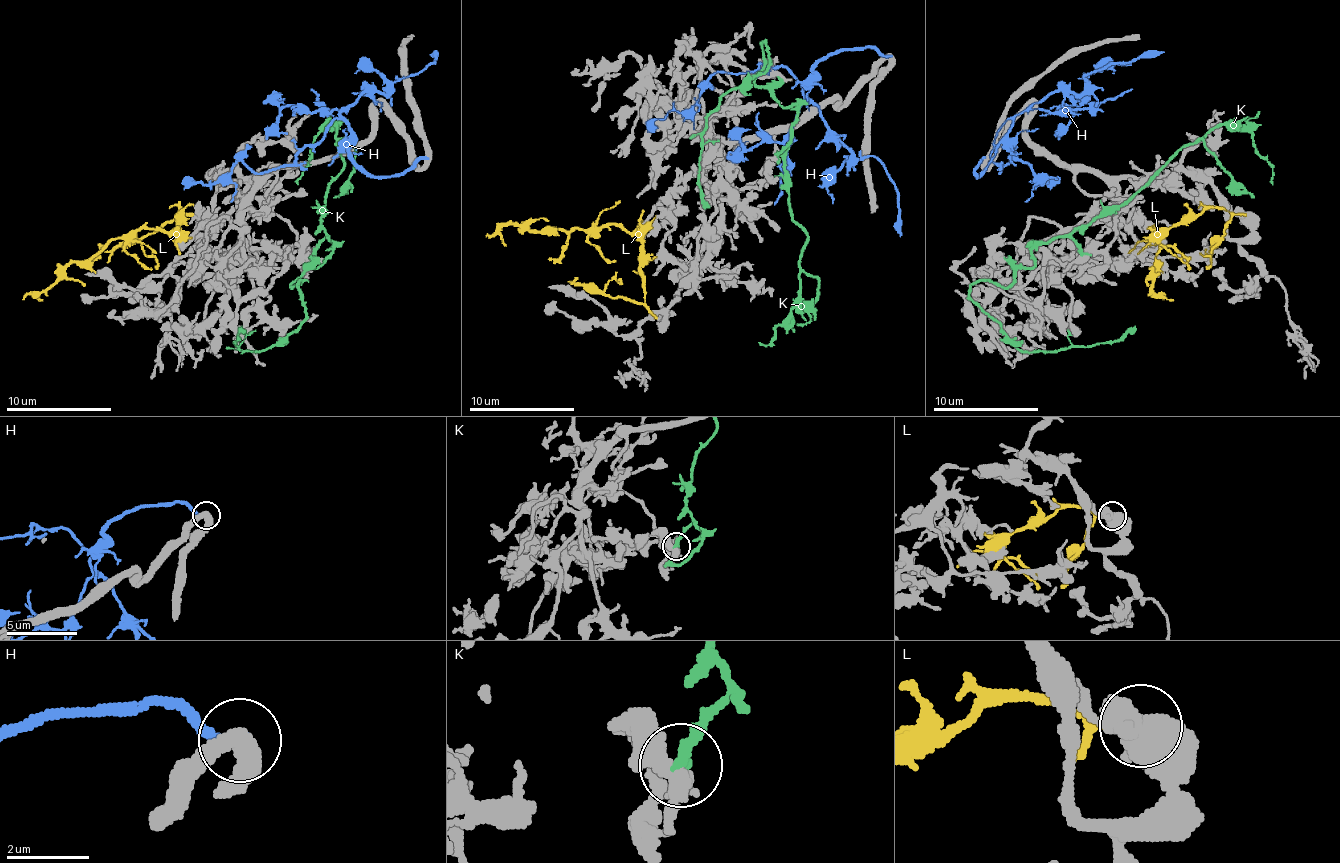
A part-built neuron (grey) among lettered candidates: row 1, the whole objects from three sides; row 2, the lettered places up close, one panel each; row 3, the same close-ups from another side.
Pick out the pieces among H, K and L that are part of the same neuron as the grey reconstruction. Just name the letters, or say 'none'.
none

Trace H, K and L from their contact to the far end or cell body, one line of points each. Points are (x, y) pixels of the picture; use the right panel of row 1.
H: (983, 158), (978, 177), (1010, 119), (994, 140), (991, 158), (999, 171), (1020, 161), (1039, 185), (1060, 179)
K: (1084, 253), (1070, 238), (1055, 238), (1010, 285), (978, 280), (970, 296), (1023, 351), (1113, 343), (1137, 328)
L: (1245, 214), (1203, 208), (1171, 224), (1163, 232), (1153, 230), (1158, 240), (1153, 291), (1174, 301)

